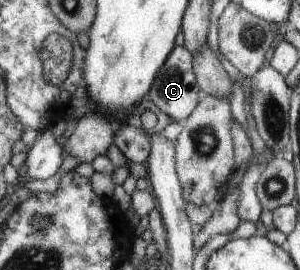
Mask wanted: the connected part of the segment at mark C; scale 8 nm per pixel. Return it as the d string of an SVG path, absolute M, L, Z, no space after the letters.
M177 46L172 48L163 67L156 73L156 79L153 80L152 87L149 88L145 98L153 103L155 111L164 113L173 122L181 122L195 111L200 95L200 87L196 84L192 71L192 54L185 46Z

